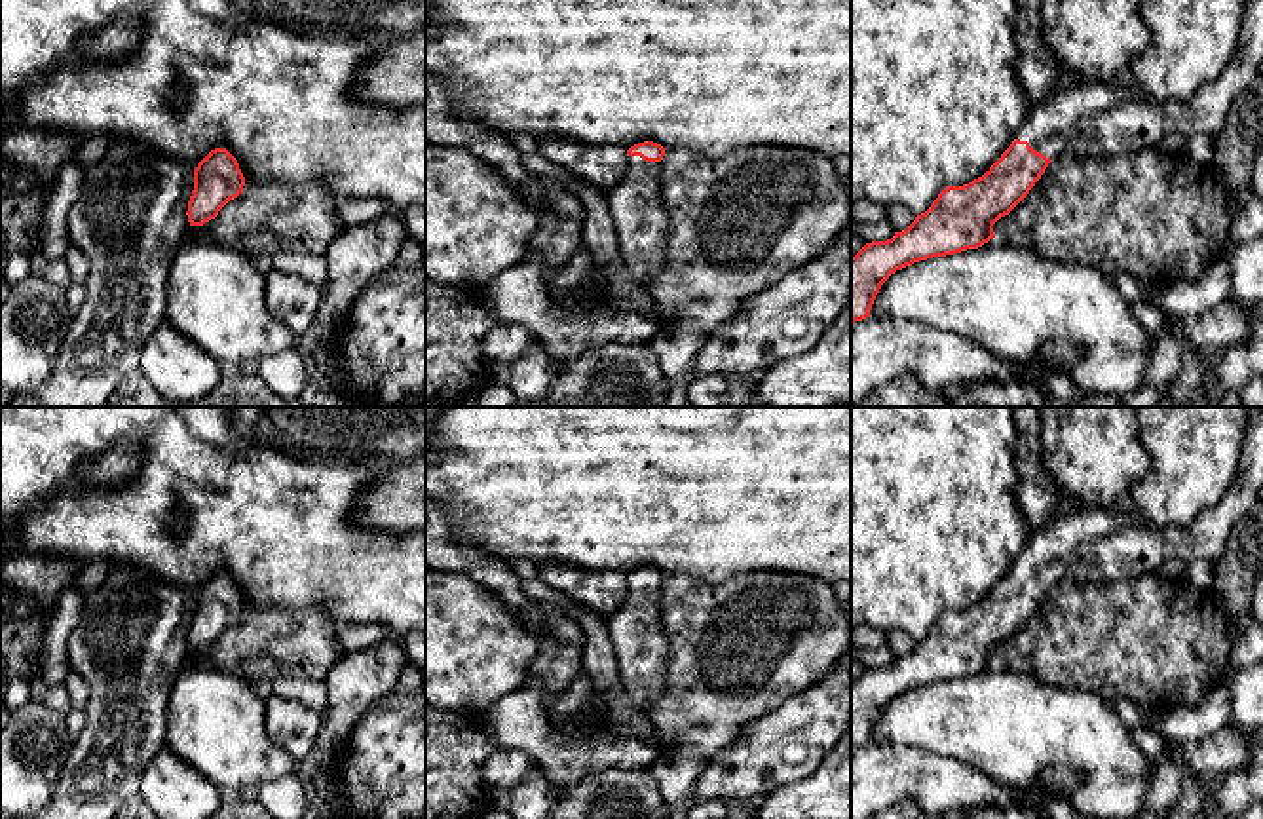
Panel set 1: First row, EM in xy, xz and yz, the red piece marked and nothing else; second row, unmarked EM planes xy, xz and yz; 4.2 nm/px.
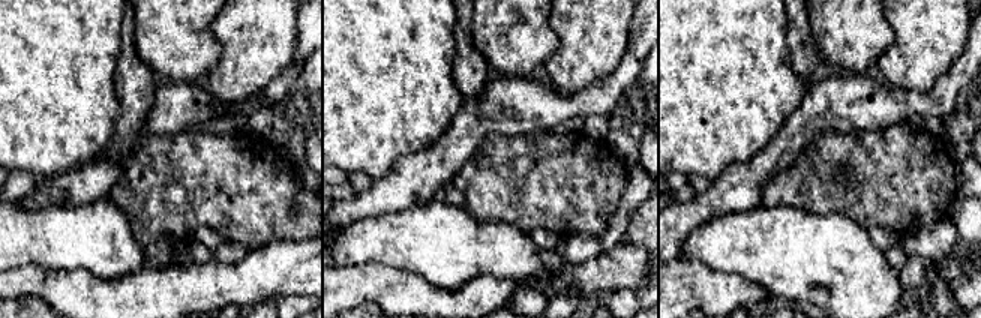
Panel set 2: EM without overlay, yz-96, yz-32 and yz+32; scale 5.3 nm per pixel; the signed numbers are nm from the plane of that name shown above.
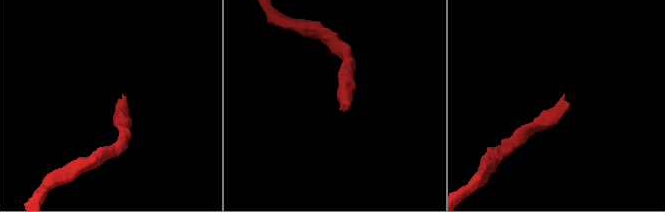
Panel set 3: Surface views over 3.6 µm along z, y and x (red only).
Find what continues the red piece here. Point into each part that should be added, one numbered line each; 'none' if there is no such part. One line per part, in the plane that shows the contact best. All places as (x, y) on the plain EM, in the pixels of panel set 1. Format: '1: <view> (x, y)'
1: yz (1091, 544)

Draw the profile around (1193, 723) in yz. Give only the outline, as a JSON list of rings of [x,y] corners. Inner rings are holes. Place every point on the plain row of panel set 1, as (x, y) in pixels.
[[[1223,678],[1197,705],[1170,707],[1149,720],[1166,745],[1202,741],[1231,722],[1231,688]]]

